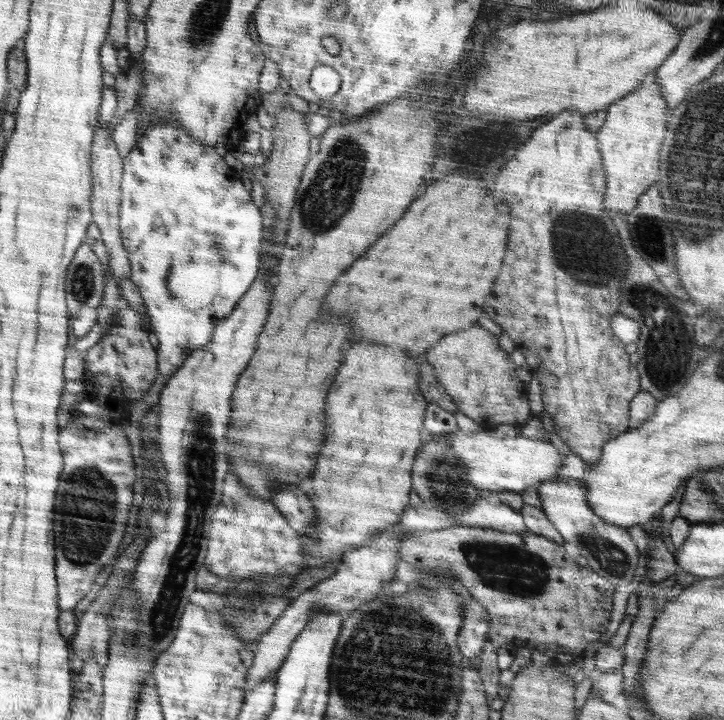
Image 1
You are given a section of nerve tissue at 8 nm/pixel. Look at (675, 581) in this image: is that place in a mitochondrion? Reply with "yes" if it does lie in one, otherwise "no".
no

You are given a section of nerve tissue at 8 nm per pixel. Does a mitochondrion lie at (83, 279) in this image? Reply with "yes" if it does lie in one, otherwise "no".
yes

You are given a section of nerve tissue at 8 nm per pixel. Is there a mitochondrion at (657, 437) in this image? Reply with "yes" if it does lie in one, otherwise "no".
no

